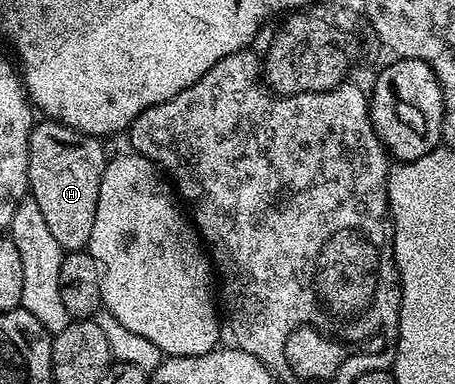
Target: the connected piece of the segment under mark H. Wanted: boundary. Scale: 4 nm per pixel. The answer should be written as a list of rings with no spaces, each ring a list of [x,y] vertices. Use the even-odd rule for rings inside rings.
[[[43,119],[40,122],[40,125],[38,122],[32,128],[29,139],[29,196],[37,203],[37,207],[41,207],[41,216],[49,226],[49,235],[57,239],[64,251],[86,250],[93,235],[101,175],[109,160],[103,153],[104,142],[73,127],[65,127],[59,121]]]

